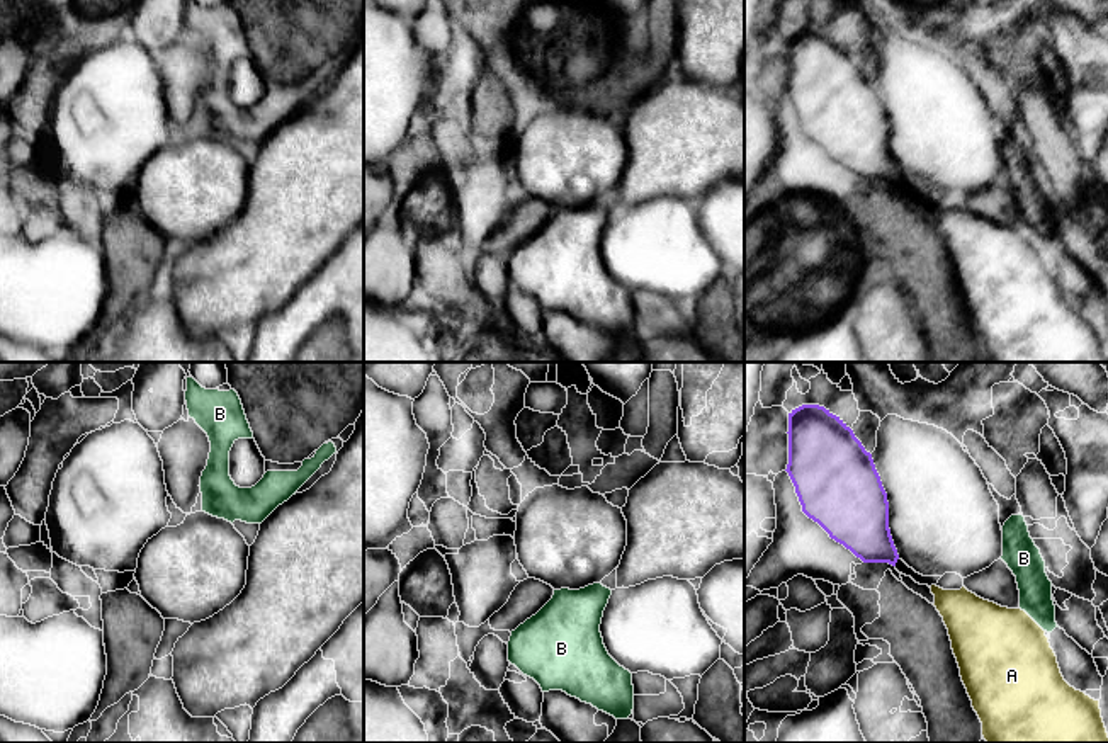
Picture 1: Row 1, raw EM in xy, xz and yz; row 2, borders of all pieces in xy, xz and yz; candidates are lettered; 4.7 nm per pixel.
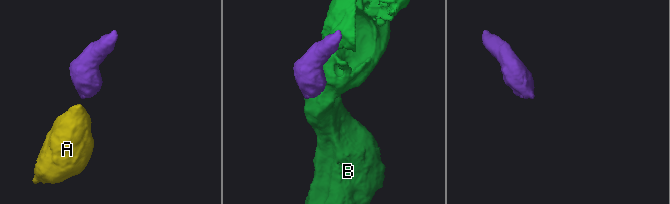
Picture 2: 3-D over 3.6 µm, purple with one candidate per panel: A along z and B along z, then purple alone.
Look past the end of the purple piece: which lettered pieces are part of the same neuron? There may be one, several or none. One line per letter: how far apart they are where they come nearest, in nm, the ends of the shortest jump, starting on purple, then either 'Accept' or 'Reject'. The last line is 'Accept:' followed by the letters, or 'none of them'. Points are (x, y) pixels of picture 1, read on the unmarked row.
A: Distance 200 nm. Across: yz (894, 184), (930, 206). Accept
B: Distance 480 nm. Across: yz (898, 175), (1001, 175). Reject
Accept: A

